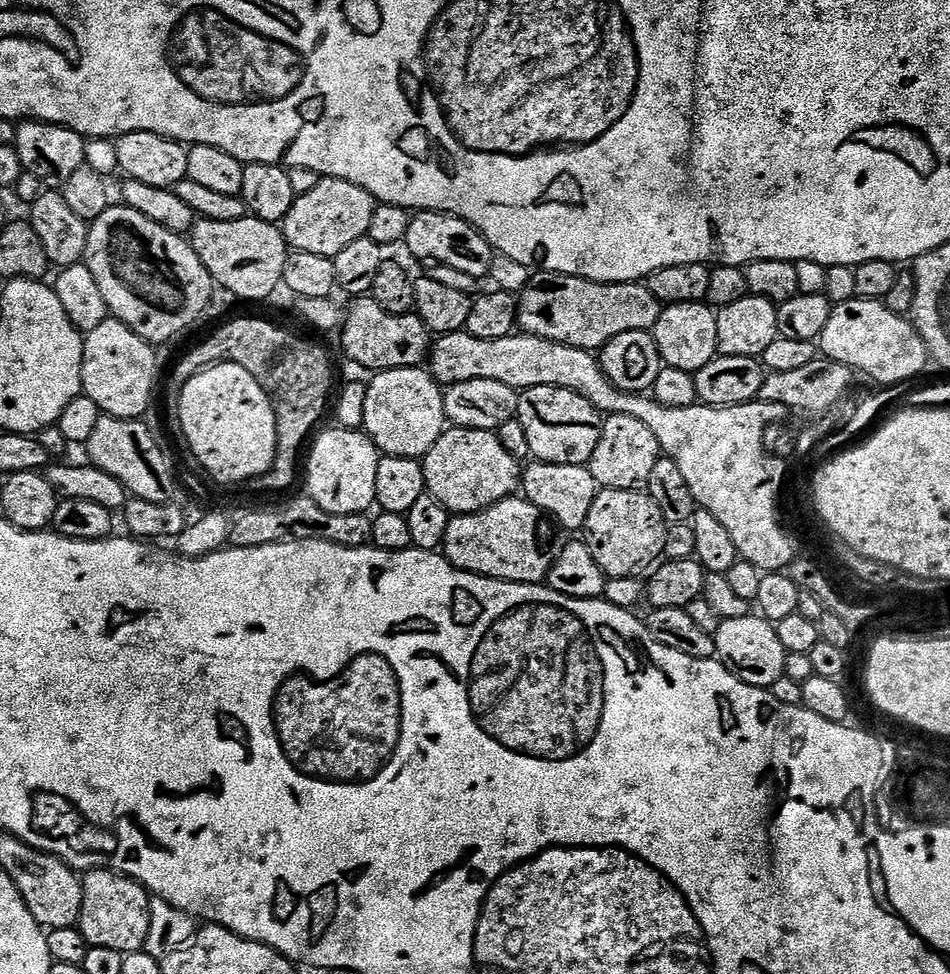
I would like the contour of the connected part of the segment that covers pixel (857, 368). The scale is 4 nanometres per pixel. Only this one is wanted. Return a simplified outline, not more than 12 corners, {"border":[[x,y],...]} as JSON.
{"border":[[882,300],[835,305],[818,347],[880,386],[930,364],[908,316]]}

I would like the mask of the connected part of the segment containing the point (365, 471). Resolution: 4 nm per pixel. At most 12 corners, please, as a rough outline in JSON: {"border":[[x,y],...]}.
{"border":[[333,426],[311,441],[307,495],[330,514],[376,504],[380,449]]}

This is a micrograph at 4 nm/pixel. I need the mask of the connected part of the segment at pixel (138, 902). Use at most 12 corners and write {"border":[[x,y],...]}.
{"border":[[87,873],[78,927],[125,954],[148,942],[152,900],[137,880]]}

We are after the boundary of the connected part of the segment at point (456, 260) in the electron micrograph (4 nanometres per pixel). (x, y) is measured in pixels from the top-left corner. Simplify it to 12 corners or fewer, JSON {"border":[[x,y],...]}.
{"border":[[416,212],[403,247],[483,281],[490,242],[470,222]]}

